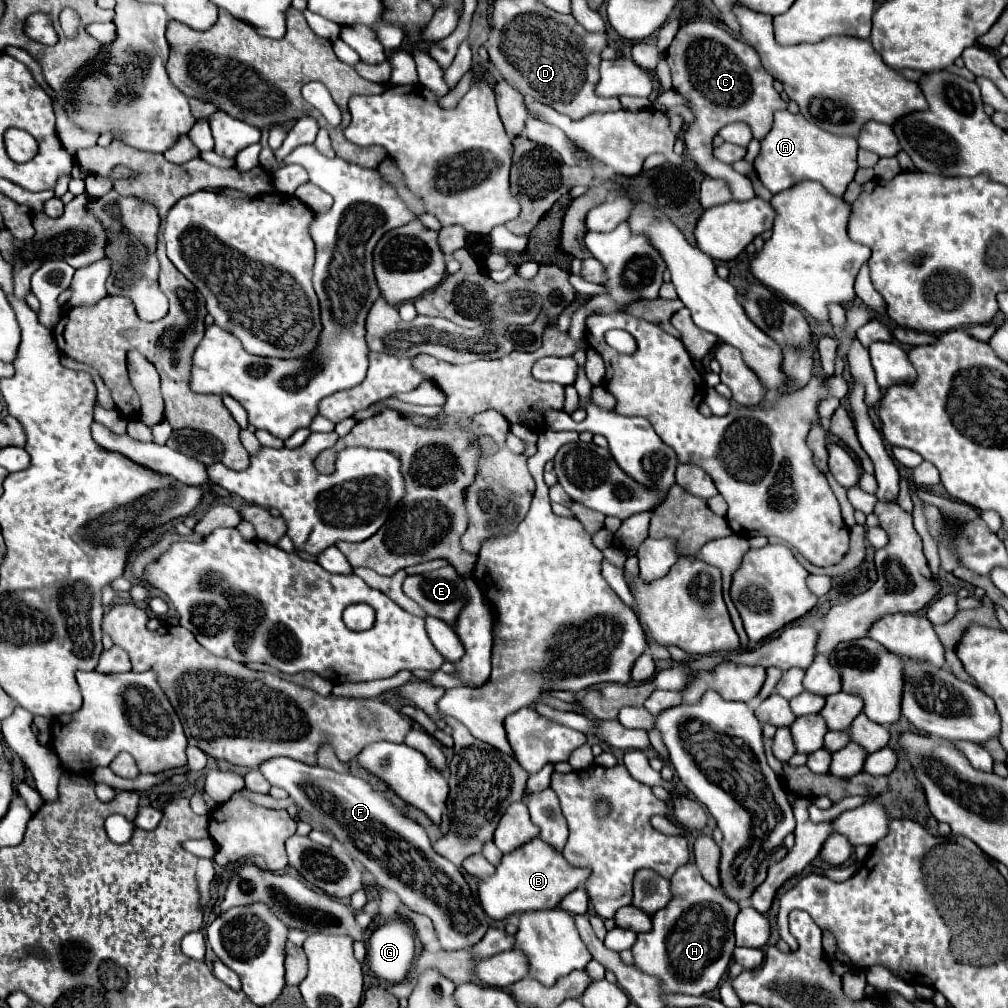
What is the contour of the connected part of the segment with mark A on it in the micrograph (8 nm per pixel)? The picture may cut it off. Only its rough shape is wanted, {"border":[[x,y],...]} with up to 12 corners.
{"border":[[776,111],[754,169],[772,195],[810,179],[842,197],[856,139]]}

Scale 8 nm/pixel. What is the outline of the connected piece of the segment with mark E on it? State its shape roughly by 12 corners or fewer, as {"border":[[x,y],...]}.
{"border":[[452,565],[408,575],[402,589],[428,615],[456,621],[464,581]]}

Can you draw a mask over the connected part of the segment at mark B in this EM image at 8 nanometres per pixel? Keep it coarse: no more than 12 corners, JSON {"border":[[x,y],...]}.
{"border":[[536,837],[478,881],[494,921],[554,909],[588,869]]}

